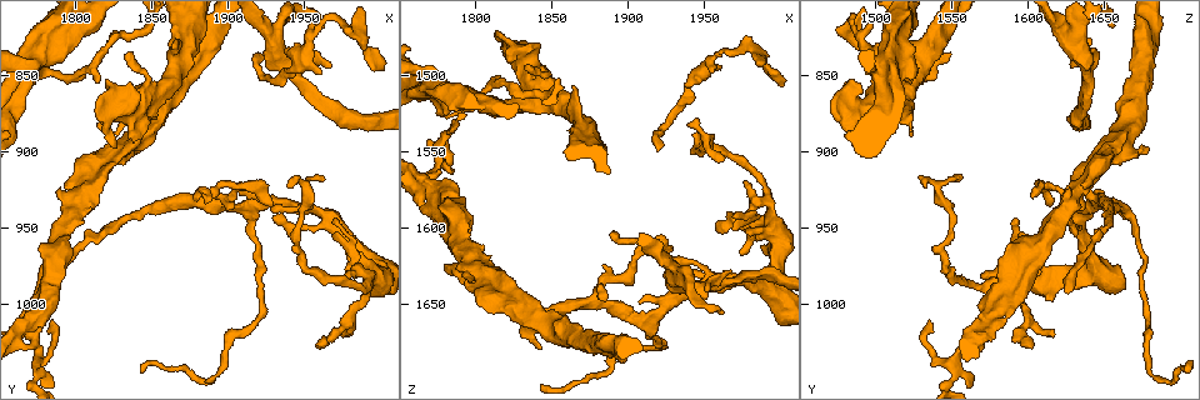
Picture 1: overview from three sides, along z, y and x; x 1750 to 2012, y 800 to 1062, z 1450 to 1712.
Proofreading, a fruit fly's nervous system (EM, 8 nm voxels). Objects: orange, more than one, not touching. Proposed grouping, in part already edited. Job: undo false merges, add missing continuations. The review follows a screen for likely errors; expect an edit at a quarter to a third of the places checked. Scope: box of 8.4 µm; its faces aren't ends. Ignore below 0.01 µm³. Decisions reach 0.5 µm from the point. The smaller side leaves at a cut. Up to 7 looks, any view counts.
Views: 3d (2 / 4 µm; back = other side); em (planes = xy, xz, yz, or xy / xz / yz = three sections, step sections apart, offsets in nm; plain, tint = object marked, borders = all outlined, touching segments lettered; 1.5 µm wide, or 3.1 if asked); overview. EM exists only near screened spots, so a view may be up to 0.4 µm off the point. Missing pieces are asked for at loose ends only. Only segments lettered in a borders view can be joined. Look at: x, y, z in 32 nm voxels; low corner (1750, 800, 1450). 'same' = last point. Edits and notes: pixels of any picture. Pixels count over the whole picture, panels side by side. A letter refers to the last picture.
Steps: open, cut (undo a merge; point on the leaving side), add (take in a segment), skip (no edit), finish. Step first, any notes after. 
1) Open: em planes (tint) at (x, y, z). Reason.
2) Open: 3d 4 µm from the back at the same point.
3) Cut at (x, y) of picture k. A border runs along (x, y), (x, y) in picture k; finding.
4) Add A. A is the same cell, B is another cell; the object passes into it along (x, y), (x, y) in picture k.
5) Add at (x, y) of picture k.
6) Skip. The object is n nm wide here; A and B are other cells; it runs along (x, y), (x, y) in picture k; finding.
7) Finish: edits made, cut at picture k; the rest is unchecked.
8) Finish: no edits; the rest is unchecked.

Open: em planes (borders) at (1970, 946, 1594). Tapers out.

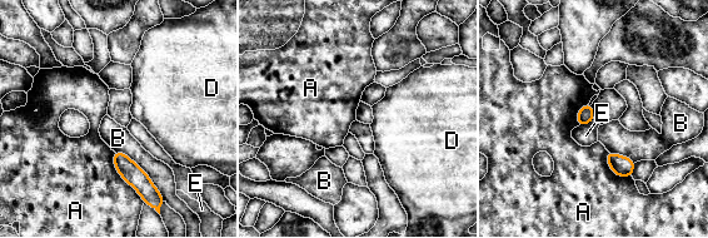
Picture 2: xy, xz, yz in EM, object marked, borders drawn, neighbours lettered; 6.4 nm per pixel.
Skip. The longest contact is with B, 400 nm; A, B, D and E are other cells; a border runs along (593, 118), (578, 127) in picture 2; no lettered segment goes on from it.

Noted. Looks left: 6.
Open: 3d 2 µm at (1938, 922, 1532). Tapers out.

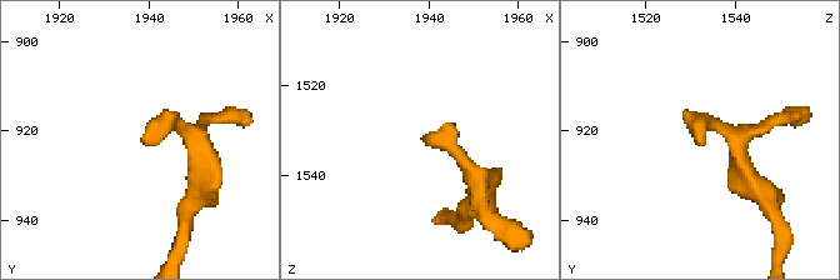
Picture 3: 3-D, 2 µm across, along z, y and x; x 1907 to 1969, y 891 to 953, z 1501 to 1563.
Open: em xz step 8 (borders) at (1938, 922, 1532). Shape alone is not enough.

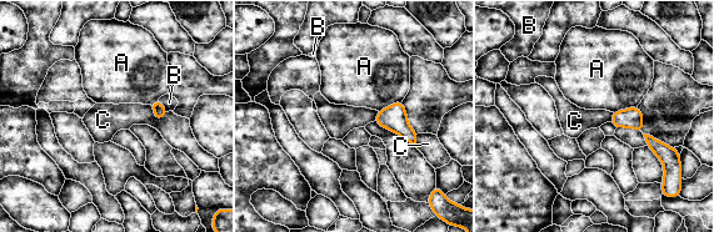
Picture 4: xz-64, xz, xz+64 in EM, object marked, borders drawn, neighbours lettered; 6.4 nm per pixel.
Skip. A, B and C are other cells; none of them fits.

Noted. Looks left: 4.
Open: 3d 4 µm at (1900, 930, 1632).

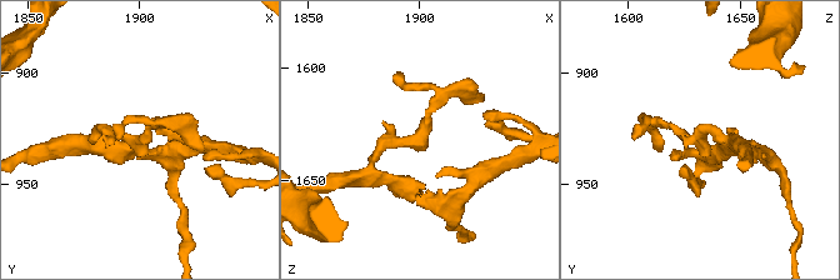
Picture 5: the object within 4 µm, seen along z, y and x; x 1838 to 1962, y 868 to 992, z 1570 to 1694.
Open: em yz step 4 (tint) at (1899, 931, 1632).

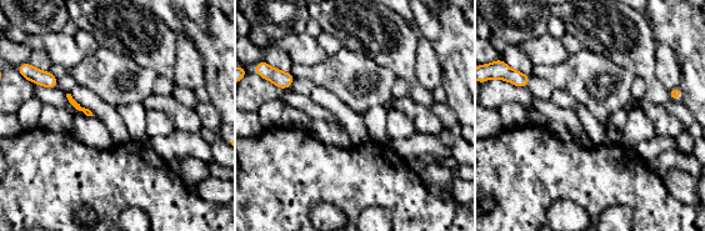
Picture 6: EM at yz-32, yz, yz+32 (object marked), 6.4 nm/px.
Open: em planes (borders) at the same point. Cut it another way.

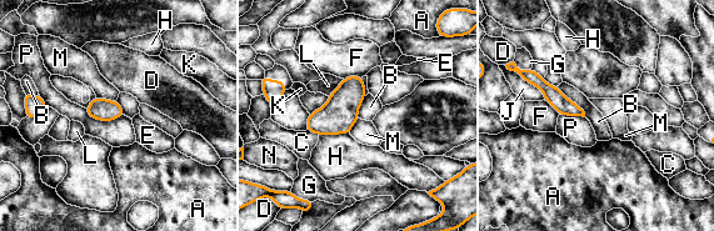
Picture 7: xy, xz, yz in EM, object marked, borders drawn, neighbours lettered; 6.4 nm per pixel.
Skip. A, B, C, D, E, F, G, H, J, K, L, M, N and P are other cells; a border runs along (85, 109), (101, 120), (124, 115) in picture 7; all the same neuron.

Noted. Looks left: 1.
Finish: no edits; the rest is unchecked.

